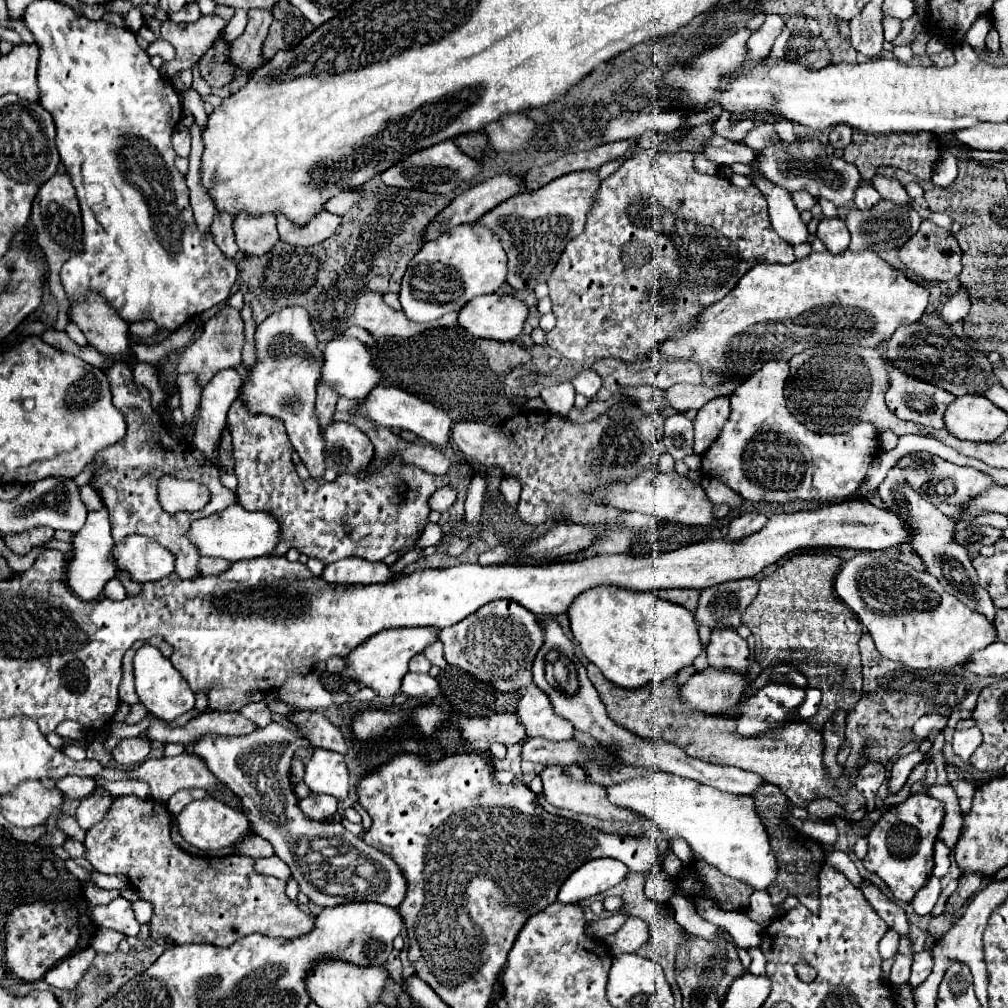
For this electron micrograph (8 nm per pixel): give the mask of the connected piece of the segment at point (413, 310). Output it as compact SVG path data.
M465 223L453 227L441 237L427 241L421 251L411 259L403 283L401 305L403 313L411 321L435 321L445 313L459 311L477 295L489 295L501 289L507 279L507 253L499 243L499 237L479 223Z

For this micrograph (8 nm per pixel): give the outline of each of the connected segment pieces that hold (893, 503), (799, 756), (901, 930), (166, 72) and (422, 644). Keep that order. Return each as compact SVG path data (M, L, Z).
M897 465L891 469L891 477L885 477L877 491L879 491L881 499L887 503L887 507L899 511L903 515L903 519L907 519L907 523L913 527L913 539L909 541L909 545L919 553L919 557L927 565L927 571L939 579L939 583L945 587L947 593L955 595L963 605L971 607L973 611L983 613L993 625L995 623L993 621L995 619L995 609L993 609L991 597L987 595L987 591L983 587L979 587L977 573L975 573L975 569L971 565L971 557L967 555L967 551L953 541L955 523L947 515L943 515L931 501L925 501L921 497L905 481L903 471Z
M593 663L587 667L587 673L599 691L609 717L619 727L649 741L663 739L667 743L677 743L677 747L695 759L757 773L765 783L781 787L795 807L807 807L817 797L845 793L851 787L849 777L841 775L839 779L831 779L827 775L823 767L823 737L819 731L813 731L809 723L789 723L783 727L783 731L767 731L767 735L743 739L741 735L735 735L735 707L727 711L727 715L703 715L703 711L691 711L691 707L683 707L683 701L677 693L677 677L663 683L649 683L647 687L639 689L623 689L607 681Z
M863 883L863 895L869 901L869 905L875 909L875 913L887 923L889 929L897 931L901 937L909 935L909 921L901 907L891 903L877 887L867 885L867 883Z
M217 15L201 17L199 21L189 25L177 25L167 19L161 25L161 33L163 33L163 39L175 47L177 55L173 61L161 65L159 69L161 76L170 79L175 73L183 71L183 67L187 69L195 67L199 59L207 53L207 49L213 47L215 39L219 39L225 25L227 21L223 21Z
M403 627L403 629L379 631L377 635L367 639L367 643L359 645L353 651L353 655L347 655L345 667L339 673L339 677L345 681L357 681L359 685L373 689L379 697L397 695L399 687L401 687L401 679L407 673L409 659L413 655L421 653L433 641L437 641L437 633L439 631L435 631L435 629L431 631L429 627Z

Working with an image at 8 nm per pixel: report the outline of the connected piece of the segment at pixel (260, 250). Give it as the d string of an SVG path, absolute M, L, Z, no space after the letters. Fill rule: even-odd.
M239 211L233 231L237 235L237 245L245 255L263 255L279 241L275 215L271 213L251 215L247 211Z

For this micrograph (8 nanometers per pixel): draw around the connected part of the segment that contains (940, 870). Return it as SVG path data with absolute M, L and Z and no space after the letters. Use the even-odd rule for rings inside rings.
M937 841L935 843L935 869L933 869L935 877L943 877L947 873L947 869L949 869L949 855L951 855L949 847L945 843Z

